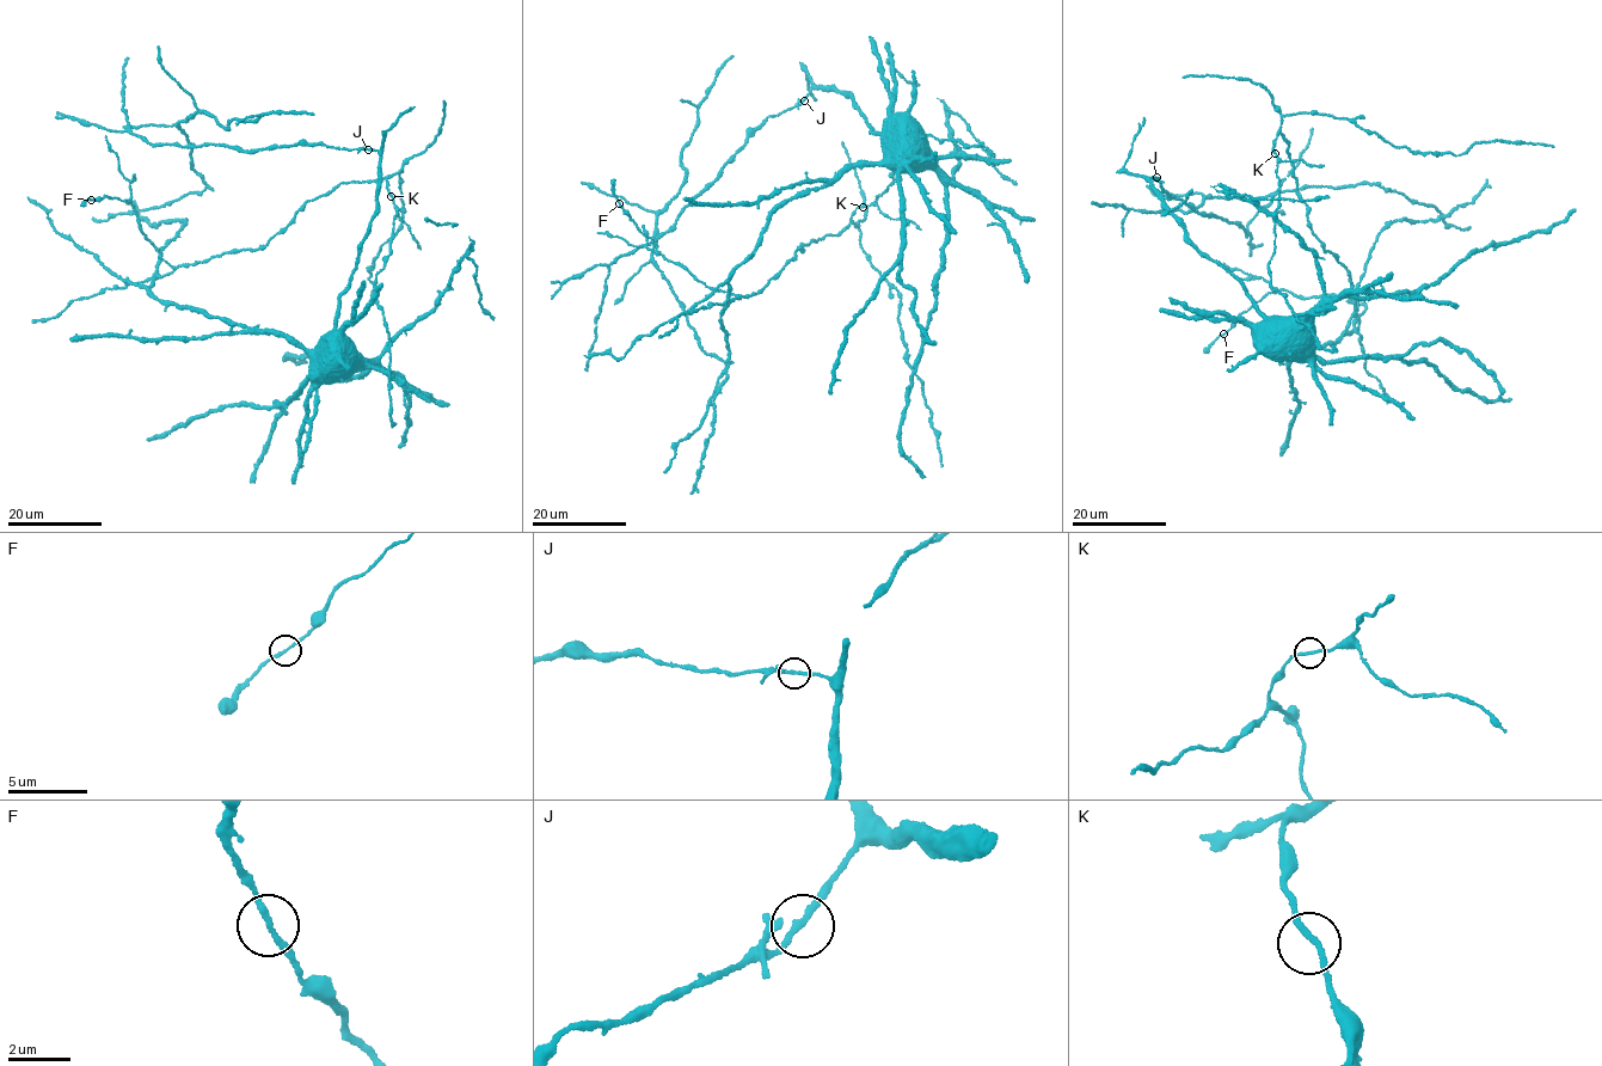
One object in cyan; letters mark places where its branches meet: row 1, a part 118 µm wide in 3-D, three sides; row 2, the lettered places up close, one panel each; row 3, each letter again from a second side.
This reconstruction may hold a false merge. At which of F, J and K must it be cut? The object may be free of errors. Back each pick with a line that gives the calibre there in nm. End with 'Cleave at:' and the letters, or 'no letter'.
Cleave at: no letter

